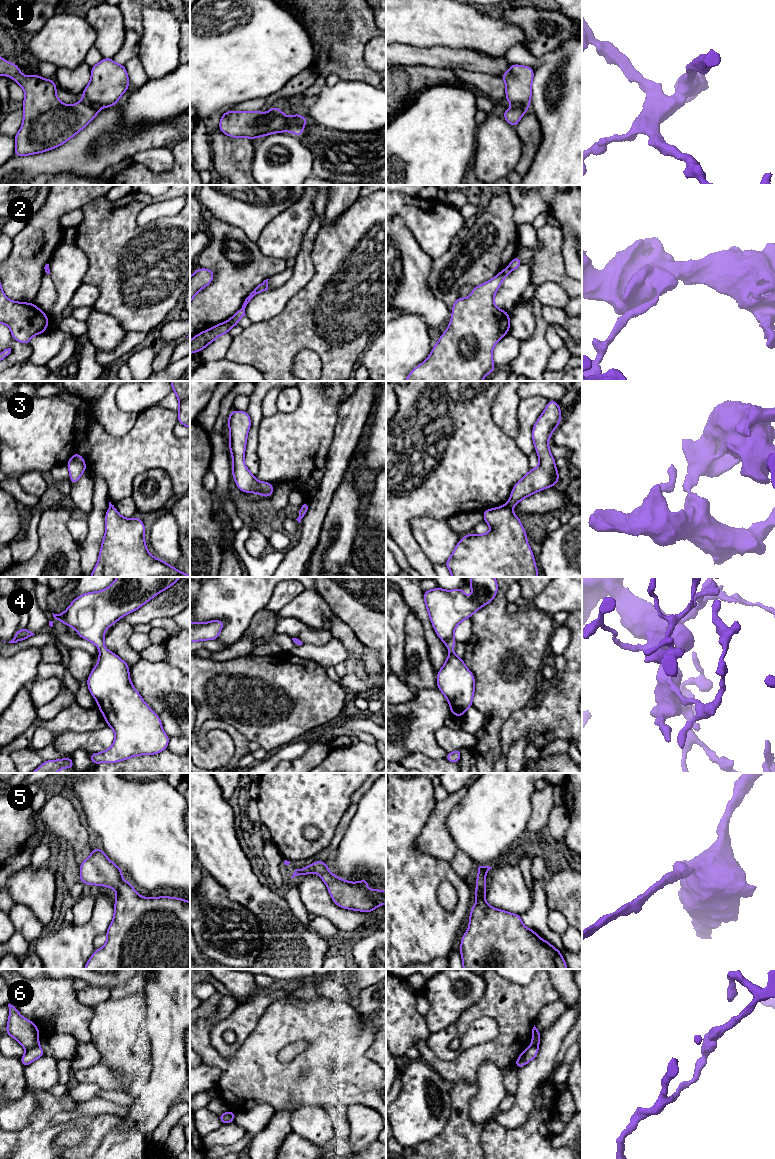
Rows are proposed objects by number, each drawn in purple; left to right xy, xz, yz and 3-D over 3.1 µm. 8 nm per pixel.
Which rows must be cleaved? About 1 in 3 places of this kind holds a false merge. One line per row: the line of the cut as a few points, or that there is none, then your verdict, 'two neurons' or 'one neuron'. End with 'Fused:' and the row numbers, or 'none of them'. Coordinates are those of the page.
1: cut in xy along (83, 98), (99, 108); two neurons
2: cut in yz along (508, 266), (511, 270); two neurons
3: cut in yz along (506, 504), (511, 509); two neurons
4: no cut; one neuron
5: no cut; one neuron
6: cut in xy along (38, 1044), (26, 1050); two neurons
Fused: 1, 2, 3, 6

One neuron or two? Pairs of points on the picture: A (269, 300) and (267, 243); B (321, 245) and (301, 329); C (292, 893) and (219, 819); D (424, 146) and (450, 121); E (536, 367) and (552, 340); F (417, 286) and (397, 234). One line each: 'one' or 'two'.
A: two
B: one
C: two
D: one
E: two
F: one

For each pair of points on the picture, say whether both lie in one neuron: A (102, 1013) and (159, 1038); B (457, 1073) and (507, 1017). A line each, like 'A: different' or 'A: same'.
A: different
B: same

